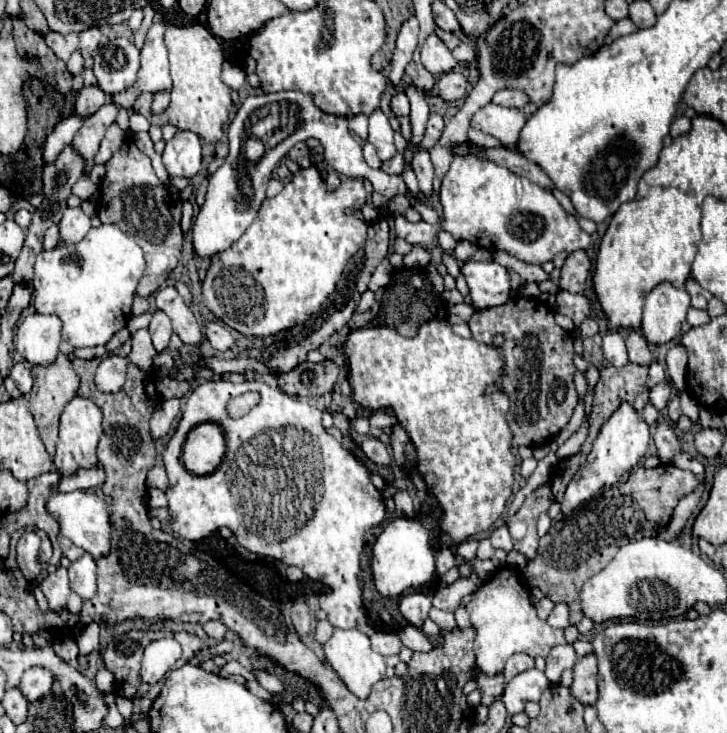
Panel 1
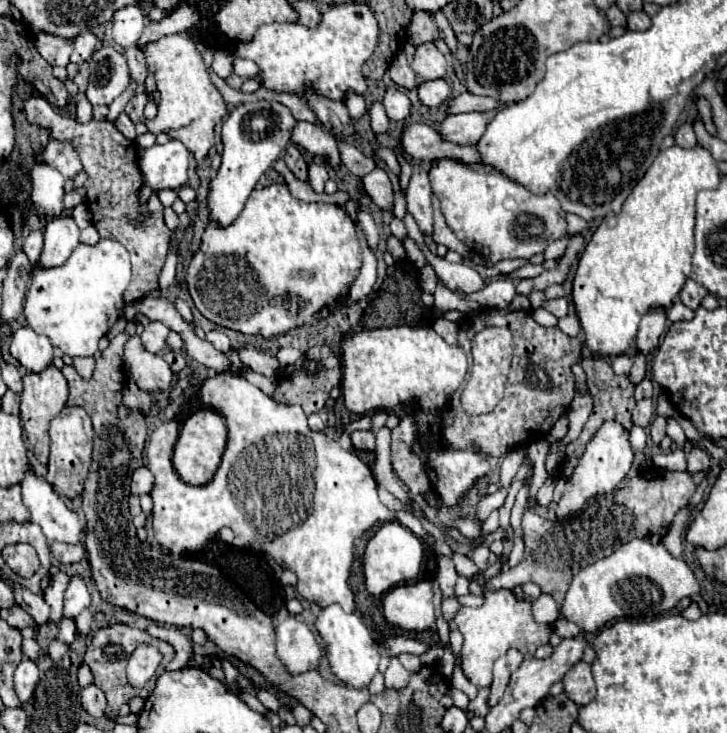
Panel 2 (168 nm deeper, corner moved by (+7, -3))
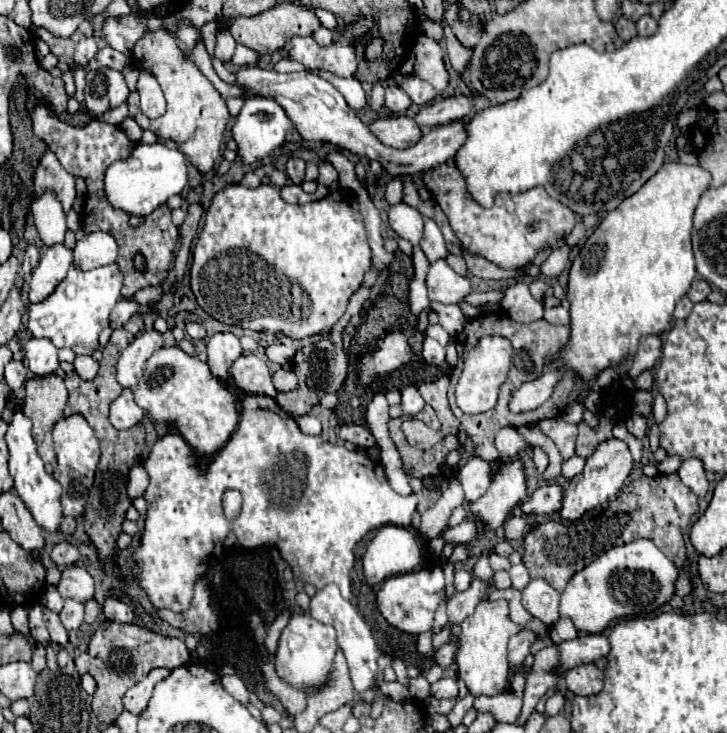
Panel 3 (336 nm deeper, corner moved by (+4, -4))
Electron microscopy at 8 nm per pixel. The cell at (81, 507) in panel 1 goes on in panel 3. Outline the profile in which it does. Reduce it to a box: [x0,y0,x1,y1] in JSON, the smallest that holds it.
[6,411,64,533]

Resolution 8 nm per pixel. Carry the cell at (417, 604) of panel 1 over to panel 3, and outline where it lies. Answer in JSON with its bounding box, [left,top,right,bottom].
[378,569,444,633]

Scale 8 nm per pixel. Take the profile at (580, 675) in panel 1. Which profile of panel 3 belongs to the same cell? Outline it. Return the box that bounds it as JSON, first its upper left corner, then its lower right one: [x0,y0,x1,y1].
[564,665,602,695]

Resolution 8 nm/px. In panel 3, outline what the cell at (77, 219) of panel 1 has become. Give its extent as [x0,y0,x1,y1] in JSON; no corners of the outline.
[30,243,74,303]

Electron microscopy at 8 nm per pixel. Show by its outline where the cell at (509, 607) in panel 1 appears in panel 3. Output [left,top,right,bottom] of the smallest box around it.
[458,599,548,695]

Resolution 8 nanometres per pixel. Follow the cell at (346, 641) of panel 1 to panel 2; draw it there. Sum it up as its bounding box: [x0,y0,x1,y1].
[315,604,381,688]

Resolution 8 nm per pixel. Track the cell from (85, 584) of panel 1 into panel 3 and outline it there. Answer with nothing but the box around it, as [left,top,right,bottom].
[60,599,84,629]

